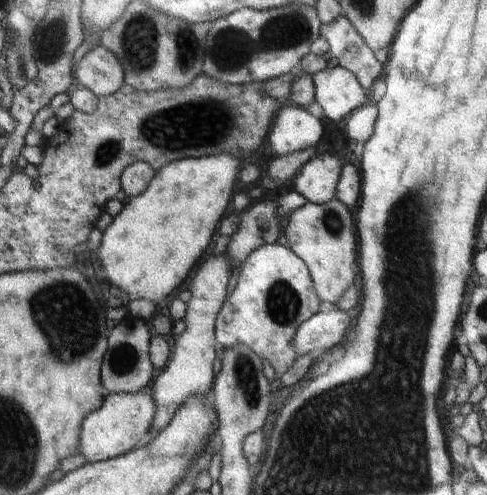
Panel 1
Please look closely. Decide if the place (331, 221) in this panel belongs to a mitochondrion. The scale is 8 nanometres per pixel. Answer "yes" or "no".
yes

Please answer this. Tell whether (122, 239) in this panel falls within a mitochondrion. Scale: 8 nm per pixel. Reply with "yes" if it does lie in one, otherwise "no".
no

